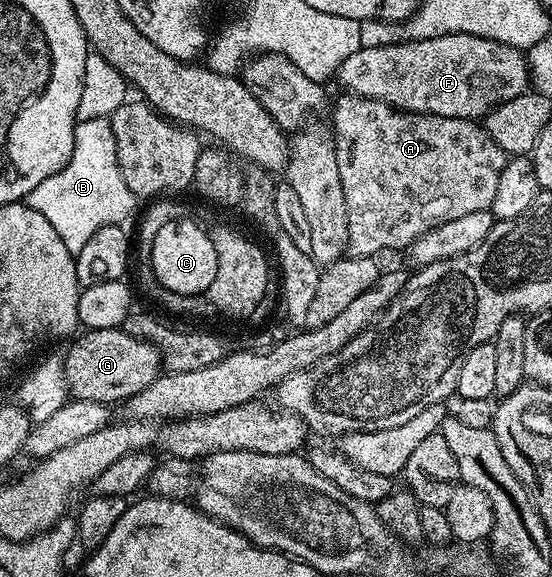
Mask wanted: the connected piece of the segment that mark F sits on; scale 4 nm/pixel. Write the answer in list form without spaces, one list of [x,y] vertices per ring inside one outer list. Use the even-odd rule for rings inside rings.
[[[462,32],[402,44],[362,47],[343,62],[336,79],[341,80],[346,93],[387,102],[402,112],[426,112],[475,121],[485,117],[496,104],[519,98],[531,84],[527,56],[522,49]]]

